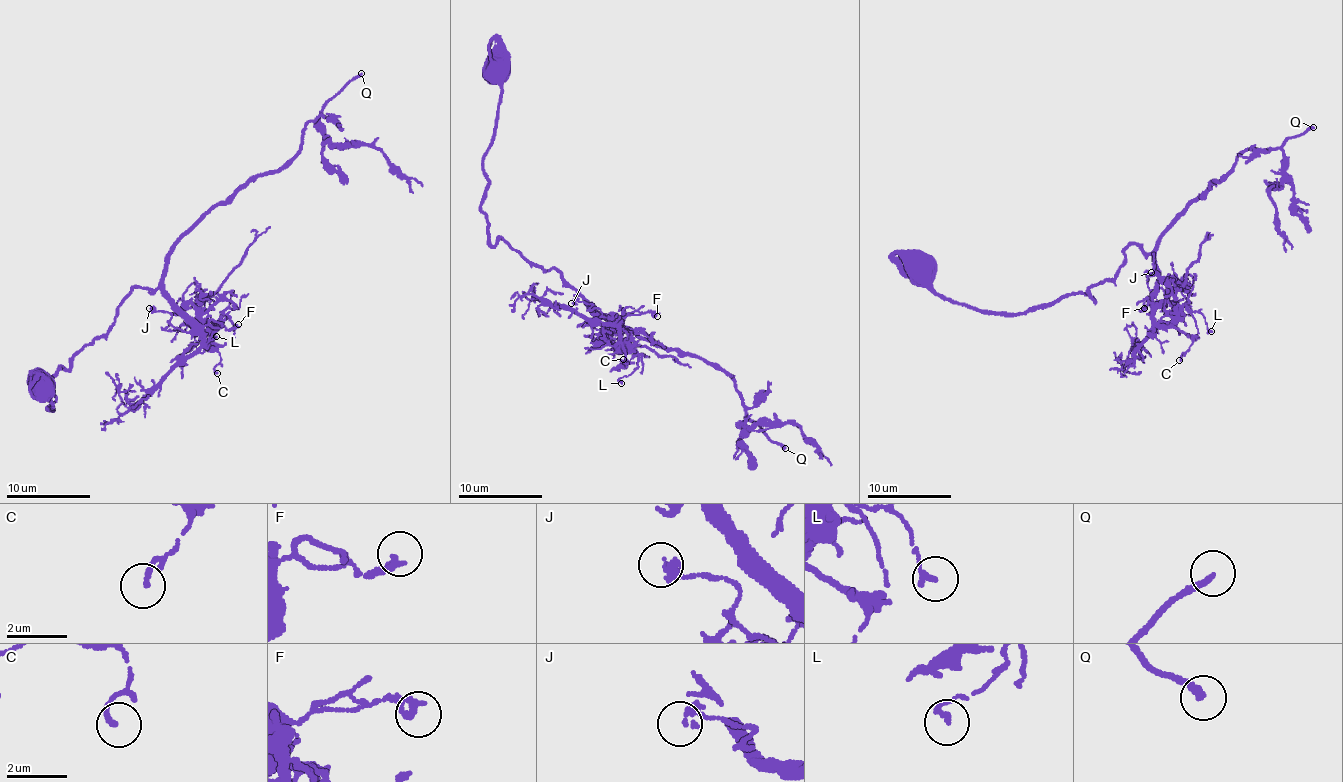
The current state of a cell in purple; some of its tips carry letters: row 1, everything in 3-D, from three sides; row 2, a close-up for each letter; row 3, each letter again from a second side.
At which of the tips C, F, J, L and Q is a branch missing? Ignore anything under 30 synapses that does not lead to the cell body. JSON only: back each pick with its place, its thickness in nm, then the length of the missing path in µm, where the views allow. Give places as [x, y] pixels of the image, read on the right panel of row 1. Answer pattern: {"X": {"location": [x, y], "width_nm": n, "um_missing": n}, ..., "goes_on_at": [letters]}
{"Q": {"location": [1313, 127], "width_nm": 220, "um_missing": 140}, "goes_on_at": ["Q"]}

